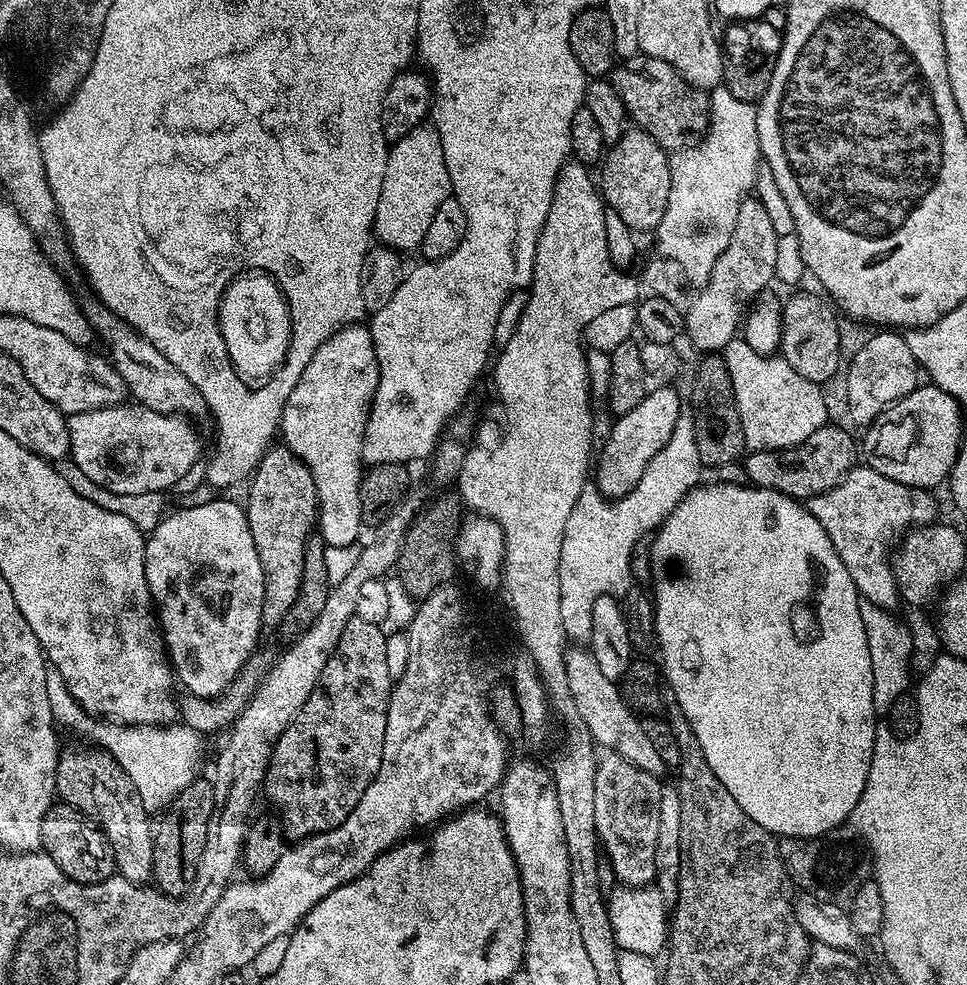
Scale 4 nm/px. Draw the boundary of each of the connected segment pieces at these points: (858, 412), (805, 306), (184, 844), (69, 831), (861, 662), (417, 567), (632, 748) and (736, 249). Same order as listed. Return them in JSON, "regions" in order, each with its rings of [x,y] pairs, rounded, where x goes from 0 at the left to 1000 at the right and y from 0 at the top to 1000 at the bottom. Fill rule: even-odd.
{"regions":[[[[910,335],[907,341],[902,341],[885,358],[881,361],[881,366],[876,366],[875,378],[877,374],[877,387],[873,394],[877,397],[877,418],[881,421],[881,426],[890,432],[897,432],[911,422],[921,410],[928,410],[937,400],[944,398],[949,392],[947,378],[949,371],[945,359],[941,359],[941,351],[937,351],[934,340],[927,335]]],[[[823,296],[816,305],[810,306],[809,343],[805,357],[813,368],[817,368],[817,372],[821,372],[821,376],[825,376],[825,380],[829,380],[829,384],[852,392],[855,391],[855,386],[863,384],[868,374],[870,377],[871,365],[869,370],[866,314],[851,299],[848,301],[843,301],[840,296]]],[[[204,790],[196,794],[185,806],[178,811],[169,825],[170,834],[164,834],[163,840],[159,845],[157,858],[159,859],[159,883],[157,893],[164,905],[171,906],[174,910],[188,910],[193,906],[195,899],[201,895],[205,875],[209,875],[209,863],[213,863],[213,847],[217,843],[217,830],[221,826],[225,815],[225,805],[218,791],[210,792]]],[[[65,814],[55,815],[50,821],[43,835],[41,860],[54,872],[56,879],[64,883],[64,887],[82,897],[100,897],[113,893],[120,885],[118,863],[105,842],[99,840],[90,828]]],[[[728,489],[728,490],[725,490],[725,491],[724,491],[724,492],[723,492],[723,493],[721,493],[721,494],[719,494],[719,495],[715,495],[715,496],[714,496],[714,497],[713,497],[713,499],[711,499],[711,501],[710,501],[710,502],[708,502],[708,505],[707,505],[707,506],[705,506],[705,508],[704,508],[704,509],[703,509],[703,510],[701,510],[701,512],[700,512],[700,514],[699,514],[699,516],[698,516],[698,518],[697,518],[697,519],[696,519],[696,520],[695,520],[695,521],[693,521],[693,523],[692,523],[692,524],[691,524],[691,525],[689,525],[689,527],[688,527],[688,528],[687,528],[687,530],[686,530],[686,532],[684,532],[684,533],[683,533],[683,535],[681,535],[681,536],[679,536],[679,537],[678,537],[678,538],[677,538],[677,540],[676,540],[676,543],[677,543],[677,548],[676,548],[676,550],[675,550],[675,554],[674,554],[674,561],[673,561],[673,568],[672,568],[672,570],[673,570],[673,576],[674,576],[674,578],[673,578],[673,592],[674,592],[674,593],[675,593],[675,594],[677,594],[677,593],[678,593],[678,605],[677,605],[677,601],[676,601],[676,650],[677,650],[677,653],[678,653],[678,654],[679,654],[679,655],[680,655],[680,658],[681,658],[681,654],[683,654],[683,670],[684,670],[684,671],[683,671],[683,670],[681,670],[681,673],[683,673],[683,674],[684,674],[684,675],[685,675],[685,686],[686,686],[686,689],[687,689],[687,690],[688,690],[688,691],[689,691],[689,694],[690,694],[690,697],[691,697],[691,698],[692,698],[692,699],[693,699],[693,707],[694,707],[694,710],[695,710],[695,711],[696,711],[696,712],[697,712],[697,714],[698,714],[698,715],[700,715],[700,716],[701,716],[701,717],[702,717],[702,719],[703,719],[703,720],[704,720],[704,721],[705,721],[705,725],[709,725],[709,733],[714,733],[714,741],[718,741],[718,746],[719,746],[719,747],[721,747],[721,748],[722,748],[722,757],[726,757],[726,765],[727,765],[727,766],[728,766],[728,769],[729,769],[729,770],[730,770],[730,774],[734,774],[734,782],[738,782],[738,786],[743,786],[743,794],[747,794],[747,798],[751,798],[751,802],[755,802],[755,806],[756,806],[756,807],[757,807],[757,809],[759,809],[759,814],[763,814],[763,818],[767,818],[767,822],[771,822],[771,826],[776,826],[776,830],[780,830],[780,835],[784,835],[784,839],[788,839],[788,840],[789,840],[789,841],[790,841],[790,842],[792,842],[792,844],[793,844],[793,845],[795,845],[795,846],[796,846],[796,847],[797,847],[797,848],[798,848],[798,849],[799,849],[799,850],[802,850],[802,851],[810,851],[810,850],[812,850],[812,849],[816,849],[816,850],[817,850],[817,851],[825,851],[825,852],[826,852],[826,853],[843,853],[843,852],[845,852],[845,851],[852,851],[852,850],[855,850],[855,849],[856,849],[856,848],[857,848],[857,847],[860,847],[860,846],[863,846],[863,845],[865,845],[865,844],[866,844],[866,842],[868,842],[868,841],[869,841],[869,840],[870,840],[870,838],[872,838],[872,837],[869,837],[869,836],[871,836],[871,835],[872,835],[872,832],[874,832],[874,834],[876,834],[876,832],[877,832],[877,831],[878,831],[878,829],[880,829],[880,826],[881,826],[881,823],[882,823],[882,822],[883,822],[883,818],[887,818],[887,810],[891,810],[891,802],[892,802],[892,801],[893,801],[893,799],[895,799],[895,798],[896,798],[896,786],[900,786],[900,774],[901,774],[901,773],[902,773],[902,766],[903,766],[903,765],[904,765],[904,749],[905,749],[905,748],[906,748],[906,740],[907,740],[907,738],[908,738],[908,732],[906,732],[906,731],[908,731],[908,724],[907,724],[907,723],[906,723],[906,722],[905,722],[905,721],[904,721],[904,680],[900,680],[900,656],[899,656],[899,655],[898,655],[898,653],[897,653],[897,652],[896,652],[896,636],[891,636],[891,623],[890,623],[890,622],[889,622],[889,615],[890,615],[890,612],[891,612],[891,606],[890,606],[890,603],[889,603],[889,601],[888,601],[888,599],[887,599],[887,598],[886,598],[886,597],[885,597],[885,596],[884,596],[884,595],[883,595],[883,587],[879,587],[879,579],[875,579],[875,575],[874,575],[874,574],[873,574],[873,572],[872,572],[872,571],[871,571],[871,566],[867,566],[867,558],[862,558],[862,550],[858,550],[858,542],[854,542],[854,538],[850,538],[850,530],[846,530],[846,526],[842,526],[842,522],[838,522],[838,521],[837,521],[837,520],[836,520],[836,517],[835,517],[835,515],[832,515],[832,513],[831,513],[831,512],[830,512],[830,511],[828,511],[828,509],[825,509],[825,508],[822,508],[822,507],[821,507],[821,506],[820,506],[820,504],[814,504],[814,503],[813,503],[813,502],[809,502],[809,501],[808,501],[808,499],[801,499],[801,498],[800,498],[800,497],[796,497],[796,496],[795,496],[795,495],[783,495],[783,494],[781,494],[781,493],[779,493],[779,492],[777,492],[777,491],[775,491],[775,490],[772,490],[772,489],[766,489],[766,491],[731,491],[731,489]]],[[[459,497],[455,505],[435,519],[427,528],[422,540],[418,543],[418,553],[414,559],[412,570],[412,588],[414,594],[431,611],[449,603],[451,599],[459,596],[460,592],[468,588],[472,577],[474,578],[474,565],[471,558],[472,543],[476,541],[478,523],[478,509],[471,498]]],[[[588,657],[584,661],[583,671],[592,718],[595,726],[606,737],[613,752],[622,760],[625,758],[626,764],[634,763],[647,770],[647,774],[660,778],[660,782],[668,782],[679,790],[686,789],[685,786],[688,787],[689,781],[685,770],[680,766],[680,760],[670,752],[662,736],[663,728],[646,713],[645,705],[641,702],[638,691],[627,688],[627,684],[623,684],[623,679],[618,677],[618,672],[607,657]]],[[[770,201],[763,209],[763,217],[755,227],[751,254],[738,266],[732,287],[723,293],[724,301],[707,317],[707,335],[721,358],[745,359],[767,333],[771,314],[777,306],[795,291],[802,280],[807,240],[794,211],[786,203]]]]}

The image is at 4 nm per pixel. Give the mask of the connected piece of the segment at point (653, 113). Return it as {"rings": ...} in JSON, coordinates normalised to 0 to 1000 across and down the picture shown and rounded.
{"rings":[[[659,55],[638,64],[631,74],[631,80],[639,99],[643,99],[653,125],[672,135],[688,152],[715,150],[728,141],[732,121],[736,119],[733,94],[709,83],[701,71],[693,67],[693,63]]]}

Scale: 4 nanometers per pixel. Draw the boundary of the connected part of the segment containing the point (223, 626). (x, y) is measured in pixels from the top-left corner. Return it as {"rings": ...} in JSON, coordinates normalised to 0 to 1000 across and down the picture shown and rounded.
{"rings":[[[220,506],[213,514],[183,515],[181,519],[175,519],[150,547],[149,582],[181,689],[185,693],[187,690],[200,707],[222,709],[235,703],[270,653],[269,638],[273,634],[271,571],[267,571],[267,558],[263,558],[256,521],[249,513],[247,516],[240,508]]]}

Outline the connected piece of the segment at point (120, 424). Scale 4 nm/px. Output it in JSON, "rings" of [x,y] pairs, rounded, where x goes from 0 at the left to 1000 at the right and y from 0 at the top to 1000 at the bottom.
{"rings":[[[140,408],[118,410],[114,414],[102,414],[101,416],[93,416],[85,420],[77,420],[69,423],[70,440],[72,441],[72,465],[79,470],[81,477],[85,477],[85,481],[89,481],[89,485],[101,489],[101,493],[110,493],[110,497],[118,497],[118,502],[173,501],[175,497],[181,496],[184,485],[188,485],[188,481],[192,481],[192,477],[196,477],[196,473],[201,473],[201,469],[208,466],[209,463],[209,460],[207,460],[207,443],[203,440],[202,432],[194,426],[198,425],[193,421],[155,416],[151,412]]]}

